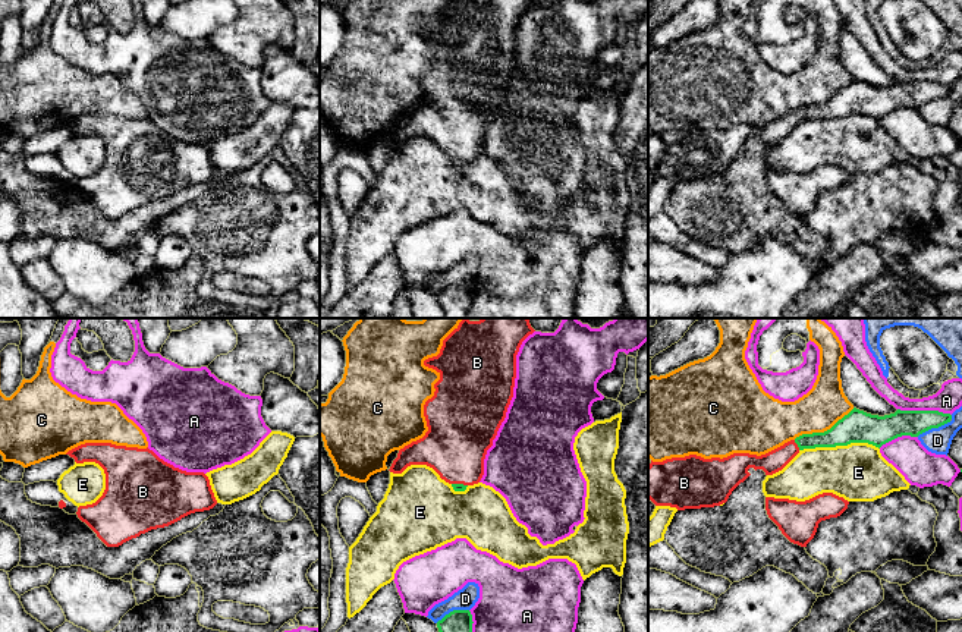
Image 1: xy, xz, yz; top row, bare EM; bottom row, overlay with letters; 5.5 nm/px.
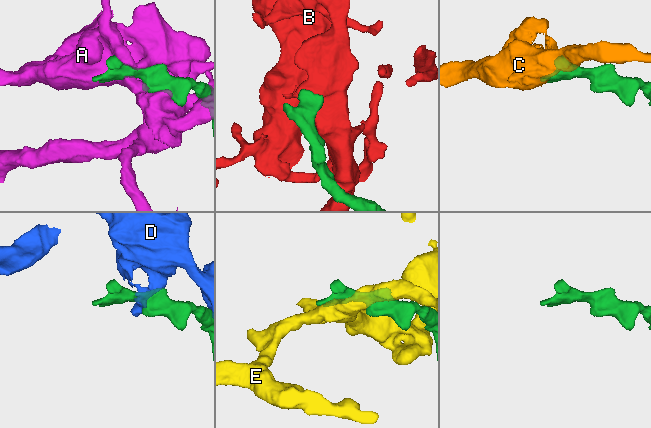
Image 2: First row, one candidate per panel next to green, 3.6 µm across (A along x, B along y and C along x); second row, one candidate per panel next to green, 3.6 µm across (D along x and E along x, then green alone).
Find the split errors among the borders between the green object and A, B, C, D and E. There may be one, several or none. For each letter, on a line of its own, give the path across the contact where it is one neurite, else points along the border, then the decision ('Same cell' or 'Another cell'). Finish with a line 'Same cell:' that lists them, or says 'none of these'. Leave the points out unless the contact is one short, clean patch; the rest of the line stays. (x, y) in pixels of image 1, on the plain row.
A: Another cell
B: Path across: yz (841, 106), (830, 110), (797, 115), (775, 132). Same cell
C: Another cell
D: Another cell
E: Another cell
Same cell: B

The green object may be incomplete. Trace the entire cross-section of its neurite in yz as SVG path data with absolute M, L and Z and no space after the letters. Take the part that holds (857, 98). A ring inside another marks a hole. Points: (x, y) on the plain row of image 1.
M853 79L848 87L839 91L830 101L824 104L802 106L783 117L757 128L749 125L733 125L727 129L704 131L697 126L685 129L672 129L663 133L648 136L648 170L656 177L670 177L678 182L714 179L727 173L732 163L743 154L751 145L749 139L763 141L765 147L773 147L782 142L801 122L815 119L848 117L851 114L868 114L875 119L902 109L918 109L919 106L939 100L950 94L952 87L939 82L900 82L878 88Z

